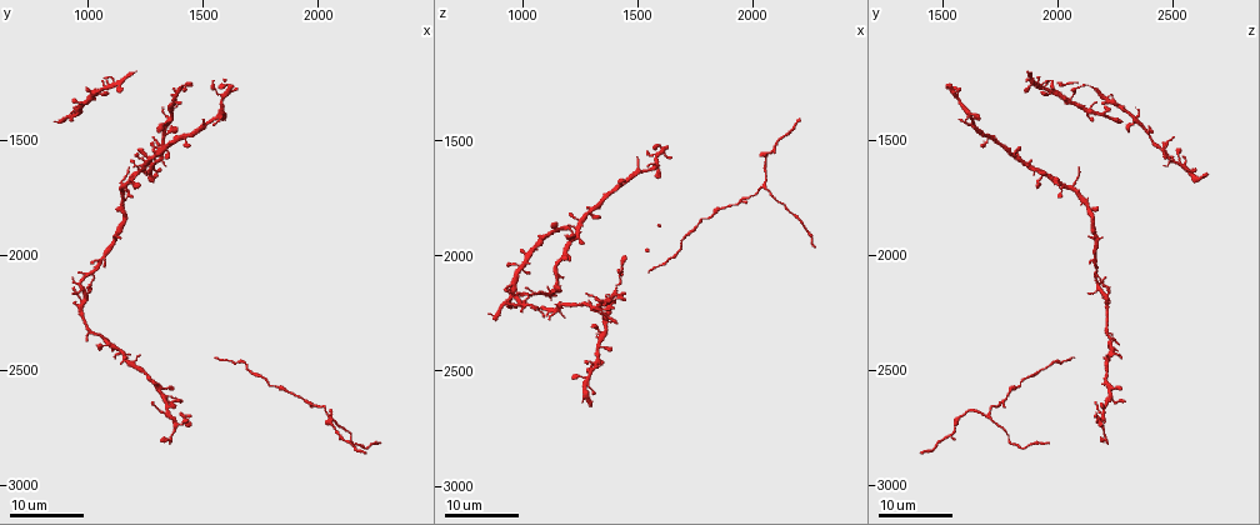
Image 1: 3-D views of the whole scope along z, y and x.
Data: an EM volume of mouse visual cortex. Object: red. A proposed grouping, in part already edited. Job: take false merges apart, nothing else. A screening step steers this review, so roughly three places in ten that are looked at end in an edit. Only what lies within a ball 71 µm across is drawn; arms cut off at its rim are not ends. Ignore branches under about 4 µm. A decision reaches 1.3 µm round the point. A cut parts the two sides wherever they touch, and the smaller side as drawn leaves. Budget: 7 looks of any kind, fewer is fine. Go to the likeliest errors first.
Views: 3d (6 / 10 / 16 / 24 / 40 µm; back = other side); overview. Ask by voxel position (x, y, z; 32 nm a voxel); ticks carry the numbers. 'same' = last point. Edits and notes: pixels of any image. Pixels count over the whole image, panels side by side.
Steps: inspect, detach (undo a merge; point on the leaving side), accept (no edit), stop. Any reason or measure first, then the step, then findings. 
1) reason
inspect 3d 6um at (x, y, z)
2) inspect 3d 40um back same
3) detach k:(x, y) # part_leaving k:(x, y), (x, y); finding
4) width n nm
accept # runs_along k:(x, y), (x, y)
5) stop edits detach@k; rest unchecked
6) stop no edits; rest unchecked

looks like a crossing
inspect 3d 24um at (1350, 2610, 2230)

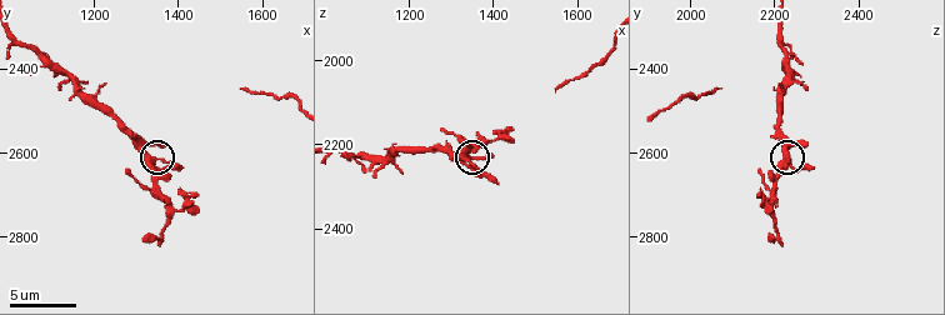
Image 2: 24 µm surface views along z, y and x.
inspect 3d 10um at (1340, 2615, 2230)

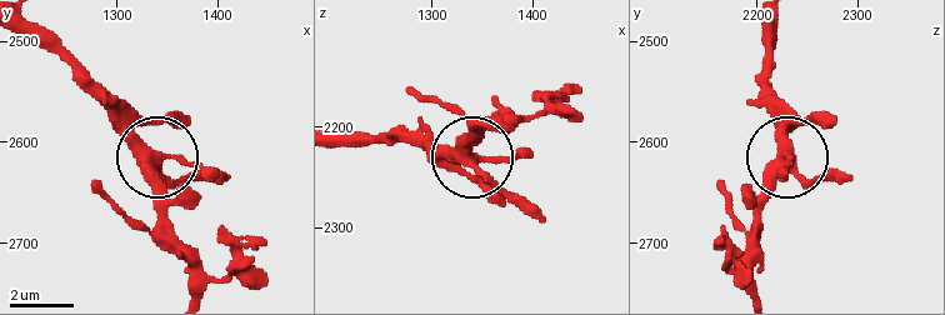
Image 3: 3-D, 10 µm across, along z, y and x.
side_arm 8 um; arms 4
accept # one neuron here

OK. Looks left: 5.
four arms meet
inspect 3d 16um at (1580, 1370, 1620)

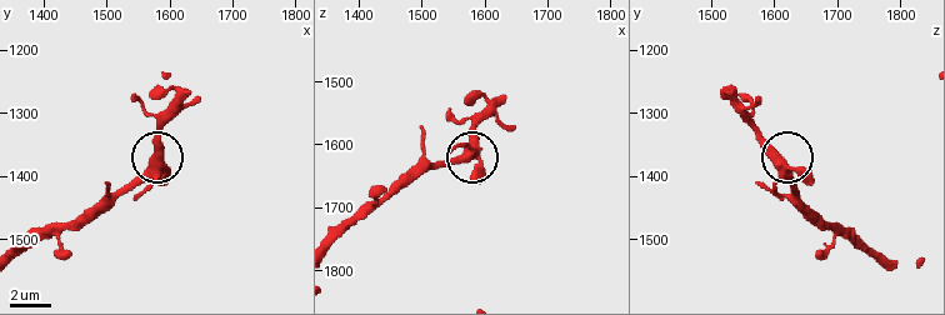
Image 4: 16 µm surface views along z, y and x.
inspect 3d 10um at (1585, 1380, 1615)

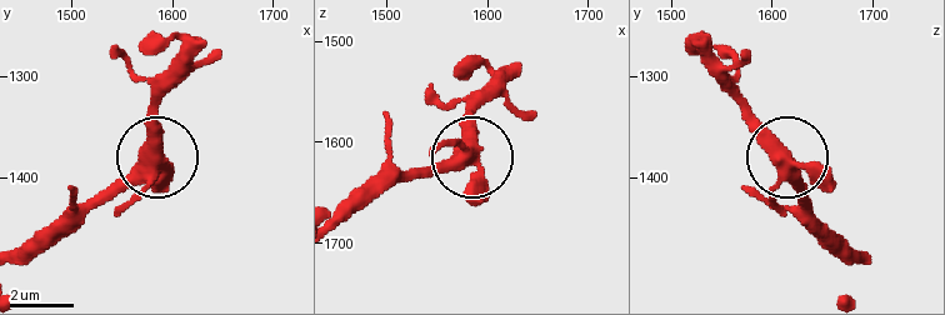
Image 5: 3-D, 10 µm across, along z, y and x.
arms 4
accept # one neuron here

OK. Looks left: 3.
three arms meet
inspect 3d 24um at (1250, 1600, 1840)

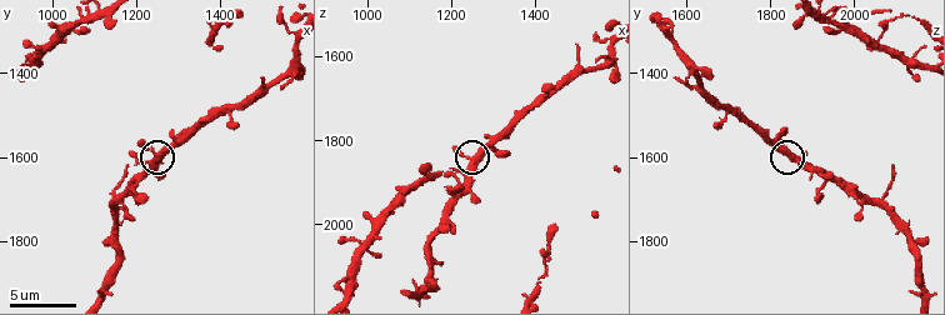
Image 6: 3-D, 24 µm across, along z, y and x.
zoom in
inspect 3d 6um at (1245, 1600, 1845)

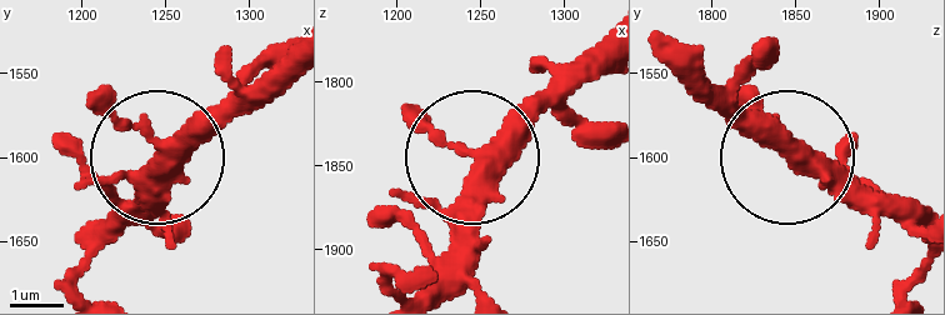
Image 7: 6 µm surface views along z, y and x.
width 350 nm
accept # continuous, no second neuron

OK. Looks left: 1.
stop no edits; rest unchecked

